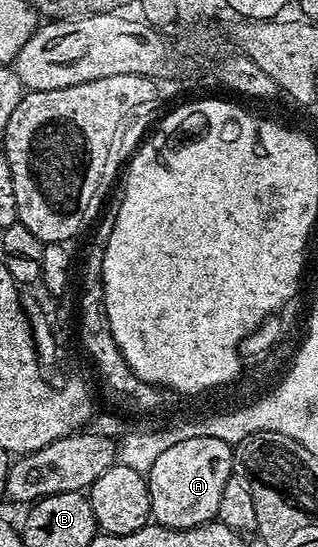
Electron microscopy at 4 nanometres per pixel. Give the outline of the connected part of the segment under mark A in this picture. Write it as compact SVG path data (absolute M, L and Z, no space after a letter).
M189 439L172 445L167 452L160 453L147 473L149 484L149 513L152 521L158 526L166 526L168 530L186 530L212 522L219 512L219 500L223 496L223 488L227 480L235 473L235 450L232 445L219 439Z

